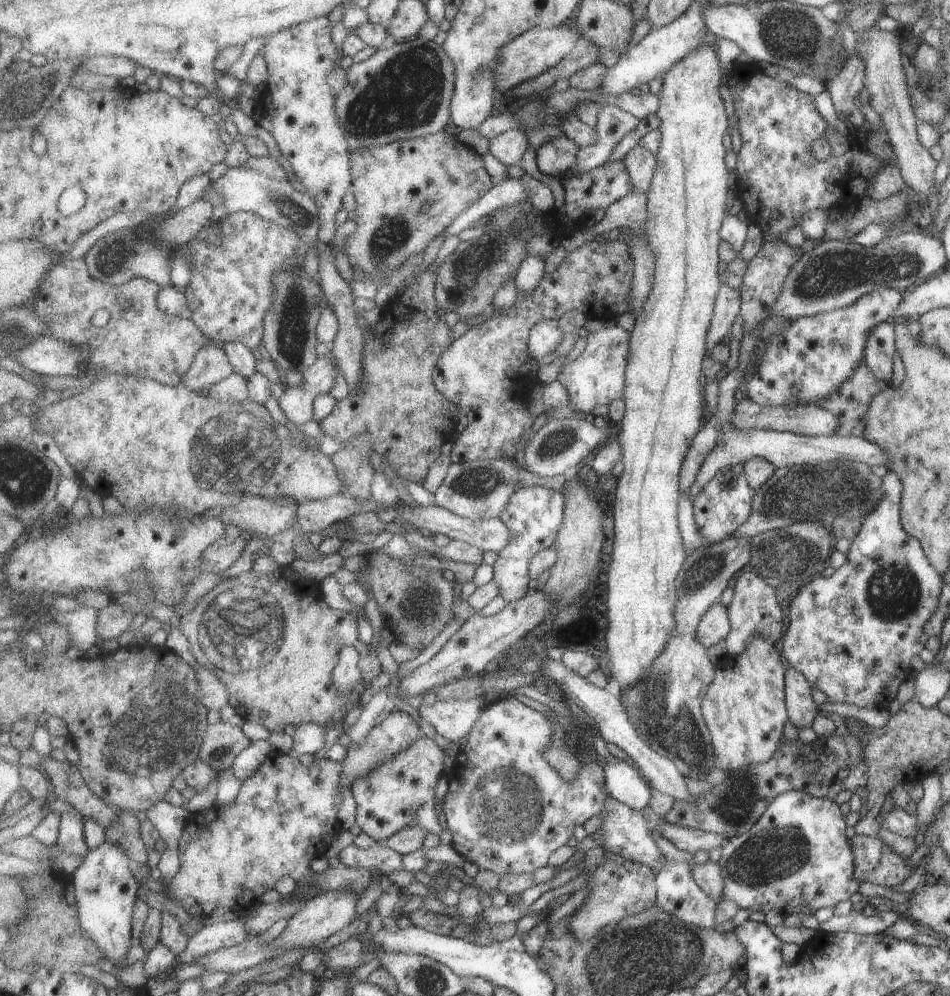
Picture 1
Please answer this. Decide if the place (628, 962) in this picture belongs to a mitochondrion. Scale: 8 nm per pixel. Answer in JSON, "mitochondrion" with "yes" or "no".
{"mitochondrion":"yes"}

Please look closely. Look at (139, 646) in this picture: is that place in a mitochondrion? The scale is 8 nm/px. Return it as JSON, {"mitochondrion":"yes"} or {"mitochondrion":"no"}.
{"mitochondrion":"no"}

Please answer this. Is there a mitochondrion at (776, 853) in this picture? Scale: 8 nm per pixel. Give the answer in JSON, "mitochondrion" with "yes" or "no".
{"mitochondrion":"yes"}

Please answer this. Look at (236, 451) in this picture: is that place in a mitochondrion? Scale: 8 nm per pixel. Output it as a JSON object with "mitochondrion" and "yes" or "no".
{"mitochondrion":"yes"}

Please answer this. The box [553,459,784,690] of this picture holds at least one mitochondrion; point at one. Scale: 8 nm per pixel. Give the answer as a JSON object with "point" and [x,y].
{"point":[705,571]}

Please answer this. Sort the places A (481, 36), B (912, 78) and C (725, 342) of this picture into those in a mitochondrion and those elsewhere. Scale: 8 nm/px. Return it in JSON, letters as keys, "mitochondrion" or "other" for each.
{"A":"mitochondrion","B":"mitochondrion","C":"other"}

